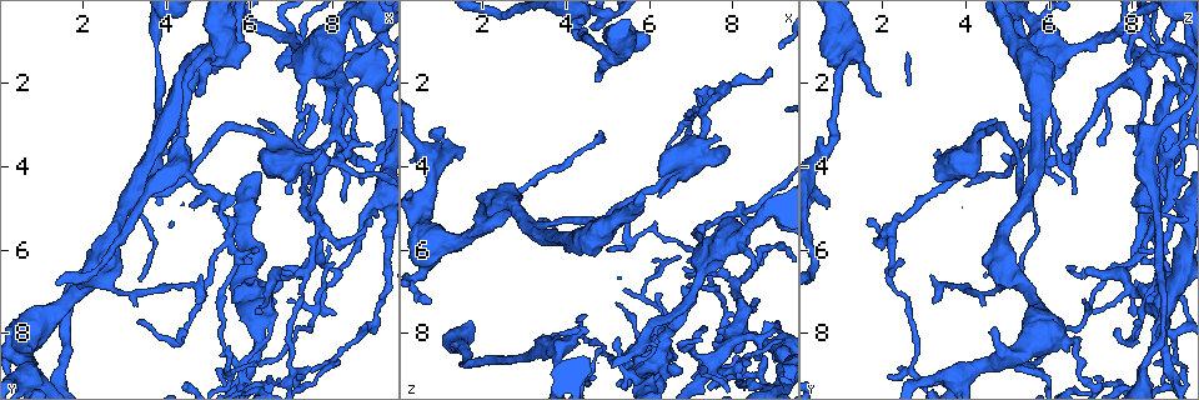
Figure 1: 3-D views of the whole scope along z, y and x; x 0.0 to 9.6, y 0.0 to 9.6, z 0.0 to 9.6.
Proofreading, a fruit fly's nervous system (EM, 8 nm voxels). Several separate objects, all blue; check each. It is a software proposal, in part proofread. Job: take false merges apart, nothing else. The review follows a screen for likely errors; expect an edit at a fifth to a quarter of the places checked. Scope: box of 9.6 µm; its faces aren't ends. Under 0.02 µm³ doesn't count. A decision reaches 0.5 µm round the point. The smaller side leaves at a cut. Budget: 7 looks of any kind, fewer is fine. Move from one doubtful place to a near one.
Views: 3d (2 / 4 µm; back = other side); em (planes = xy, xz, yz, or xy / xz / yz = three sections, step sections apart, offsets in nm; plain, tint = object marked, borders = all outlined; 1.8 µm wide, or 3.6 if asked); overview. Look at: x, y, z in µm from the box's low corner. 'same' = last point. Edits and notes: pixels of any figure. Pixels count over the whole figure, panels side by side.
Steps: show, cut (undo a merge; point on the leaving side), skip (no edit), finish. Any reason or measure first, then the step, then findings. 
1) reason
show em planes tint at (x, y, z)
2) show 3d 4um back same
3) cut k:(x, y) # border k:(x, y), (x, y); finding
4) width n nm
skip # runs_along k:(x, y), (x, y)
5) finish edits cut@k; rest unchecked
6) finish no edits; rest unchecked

show 3d 2um at (8.25, 0.60, 5.70)

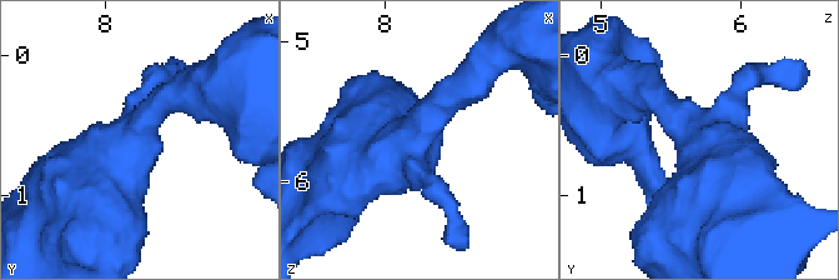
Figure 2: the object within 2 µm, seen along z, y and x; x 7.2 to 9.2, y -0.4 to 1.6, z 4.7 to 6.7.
arms 3; now the EM
show em yz step 4 tint at (8.24, 0.62, 5.68)

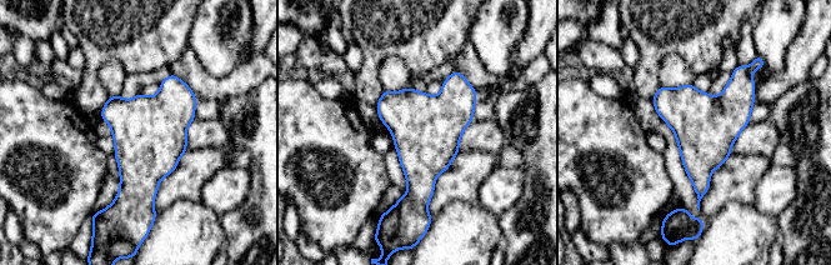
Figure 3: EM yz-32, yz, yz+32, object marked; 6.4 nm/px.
another direction
show em planes tint same

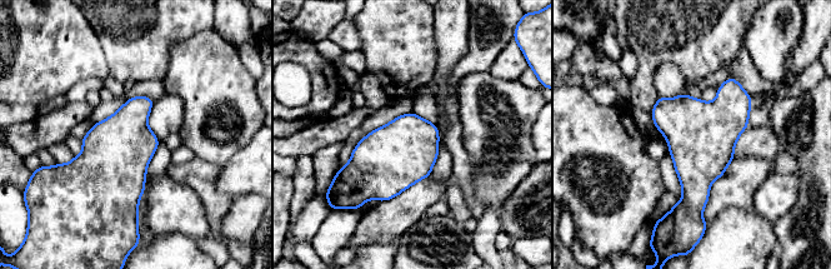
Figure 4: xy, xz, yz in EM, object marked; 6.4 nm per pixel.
width 420 nm
skip # all the same neuron

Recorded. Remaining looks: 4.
four arms meet
show em planes tint at (7.60, 1.25, 8.55)

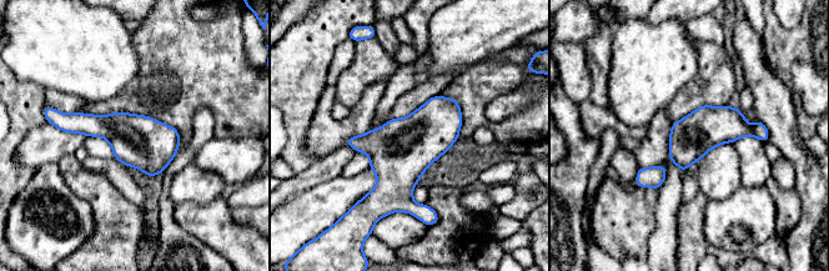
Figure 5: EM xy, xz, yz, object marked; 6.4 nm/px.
skip # all the same neuron

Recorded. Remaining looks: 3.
abrupt turn
show 3d 4um back at (7.40, 4.30, 3.70)

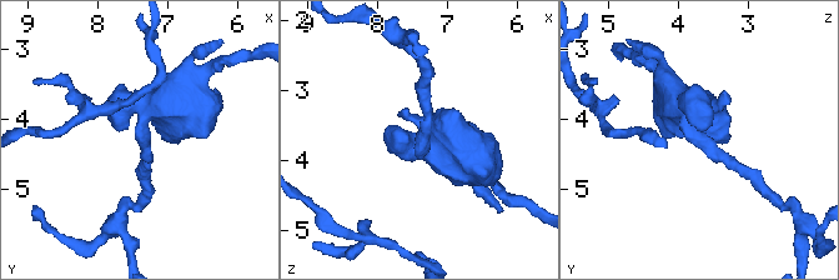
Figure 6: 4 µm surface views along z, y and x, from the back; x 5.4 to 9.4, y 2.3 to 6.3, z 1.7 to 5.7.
arms 3; arm_widths 170, 320, 500 nm
show em planes tint at (7.35, 4.30, 3.70)

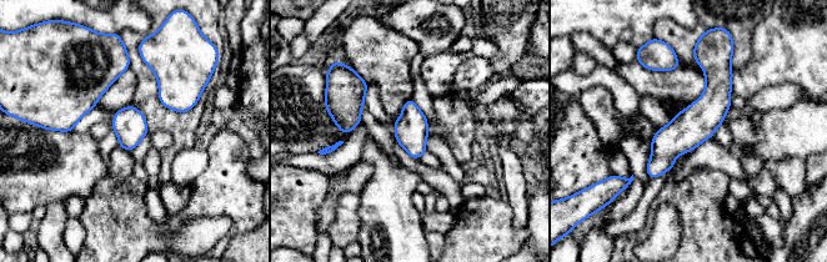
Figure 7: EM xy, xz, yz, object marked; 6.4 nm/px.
width 220 nm
skip # one neuron here

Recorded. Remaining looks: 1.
finish no edits; rest unchecked

